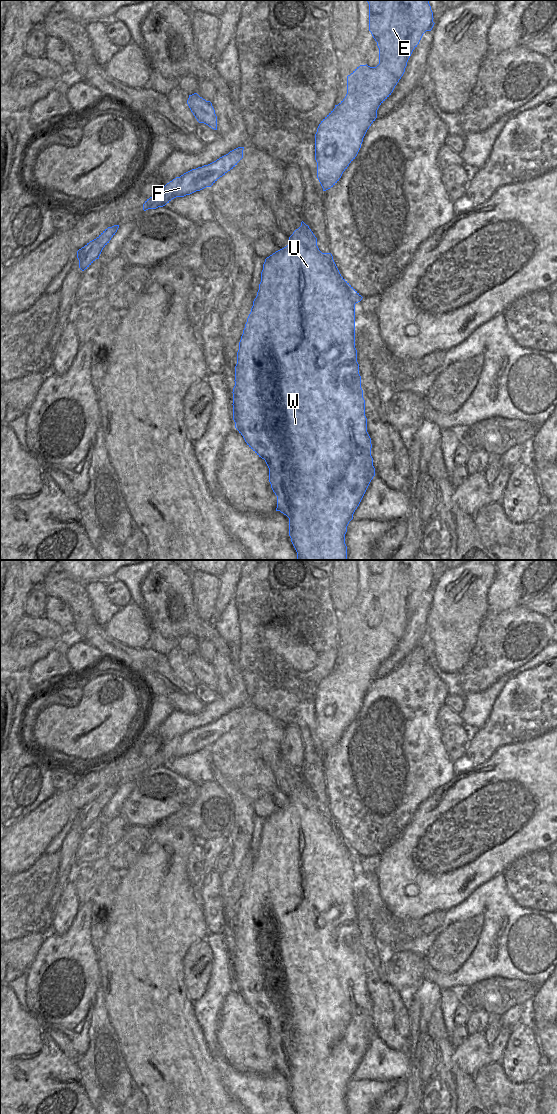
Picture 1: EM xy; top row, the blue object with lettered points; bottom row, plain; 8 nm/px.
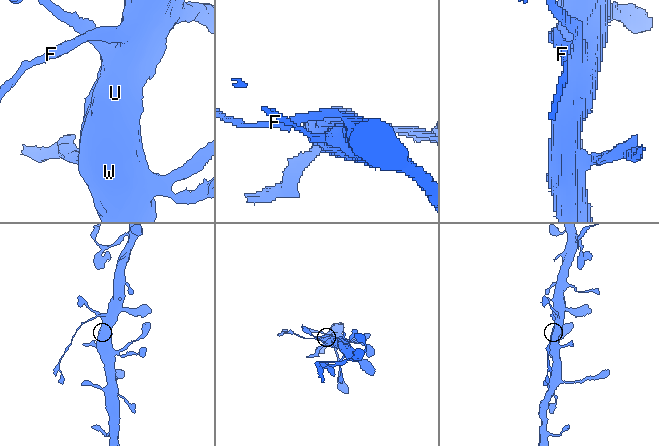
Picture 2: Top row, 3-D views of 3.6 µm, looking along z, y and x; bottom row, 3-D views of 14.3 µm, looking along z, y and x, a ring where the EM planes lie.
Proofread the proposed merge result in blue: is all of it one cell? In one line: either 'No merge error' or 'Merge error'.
Merge error.

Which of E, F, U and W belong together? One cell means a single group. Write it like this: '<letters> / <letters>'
E U W / F

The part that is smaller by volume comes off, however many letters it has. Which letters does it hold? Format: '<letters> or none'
F

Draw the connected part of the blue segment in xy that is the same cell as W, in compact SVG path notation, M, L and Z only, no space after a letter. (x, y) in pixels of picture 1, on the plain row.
M303 781L289 797L289 804L265 819L261 832L261 842L247 878L235 926L235 946L233 948L233 980L235 988L243 996L247 1005L269 1028L269 1042L277 1056L276 1071L289 1078L289 1096L297 1114L347 1114L345 1094L353 1074L359 1066L371 1040L375 1036L371 1016L371 998L367 992L365 960L361 948L361 936L355 908L355 864L362 856L341 836L331 813L322 813L317 806L317 798Z

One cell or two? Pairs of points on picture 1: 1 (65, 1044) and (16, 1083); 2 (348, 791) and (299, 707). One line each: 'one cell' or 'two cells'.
1: two cells
2: two cells

